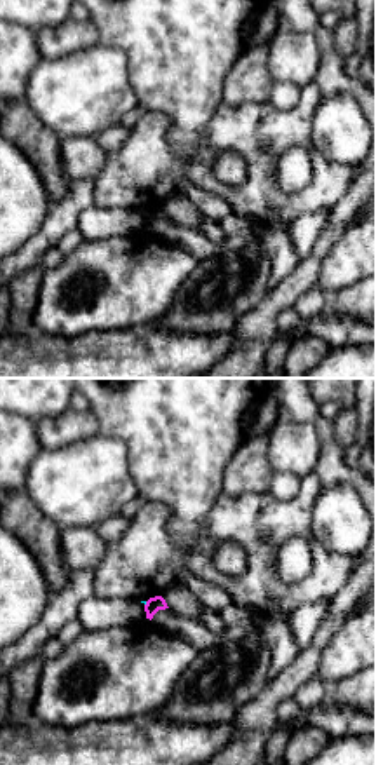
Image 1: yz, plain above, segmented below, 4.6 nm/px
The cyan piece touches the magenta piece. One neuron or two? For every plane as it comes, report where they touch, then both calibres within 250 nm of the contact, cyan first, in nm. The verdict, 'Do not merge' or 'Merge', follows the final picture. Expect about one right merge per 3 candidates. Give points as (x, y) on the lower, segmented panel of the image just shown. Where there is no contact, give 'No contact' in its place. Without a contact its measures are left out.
No contact

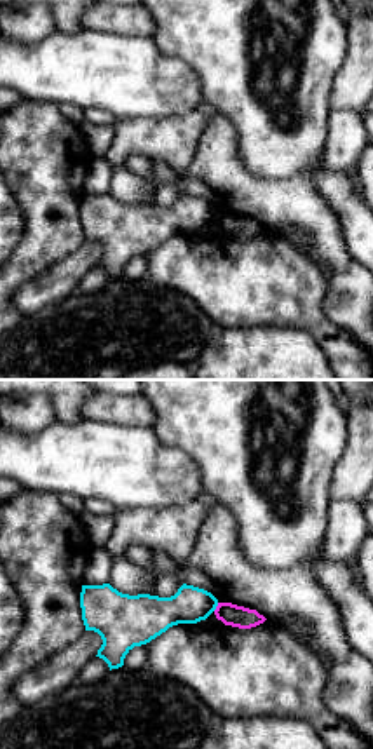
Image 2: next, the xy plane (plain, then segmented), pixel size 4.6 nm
Touches cyan at (217, 605). Thickness 170 nm (cyan) against 100 nm

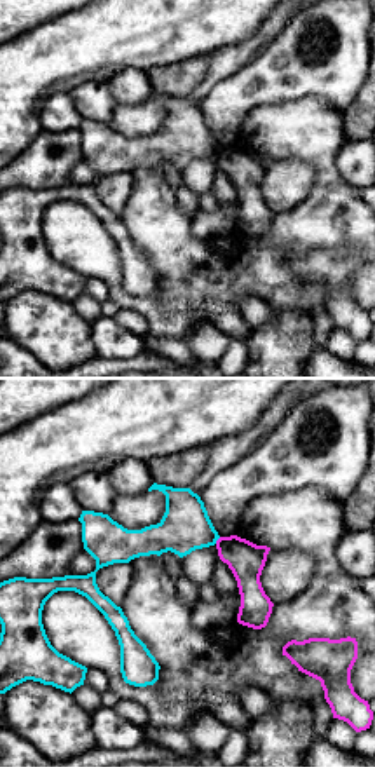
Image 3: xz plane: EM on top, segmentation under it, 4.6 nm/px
Touches cyan at (217, 539). Thickness 220 nm (cyan) against 170 nm

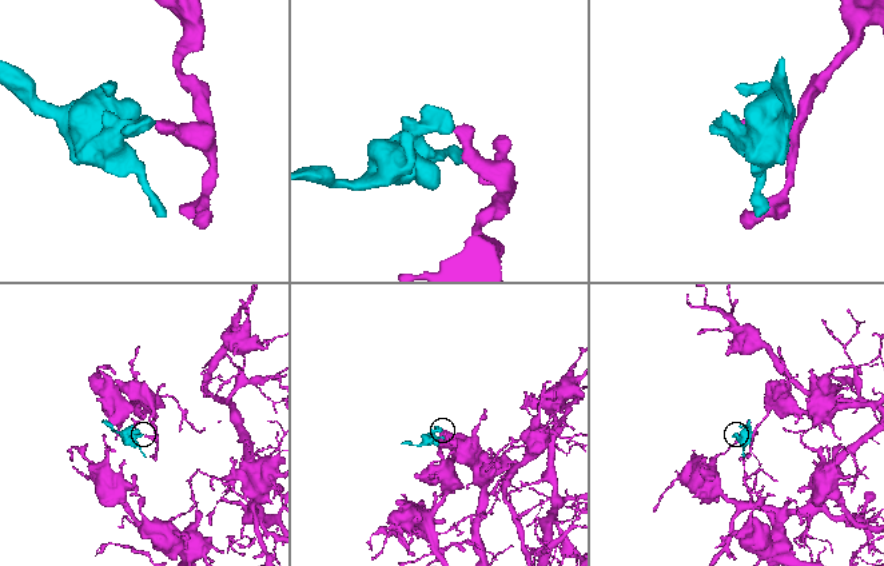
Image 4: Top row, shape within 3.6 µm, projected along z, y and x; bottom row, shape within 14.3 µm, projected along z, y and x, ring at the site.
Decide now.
Do not merge

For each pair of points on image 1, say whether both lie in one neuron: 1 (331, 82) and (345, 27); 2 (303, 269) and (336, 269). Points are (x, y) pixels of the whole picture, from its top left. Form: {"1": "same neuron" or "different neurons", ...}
{"1": "different neurons", "2": "different neurons"}

